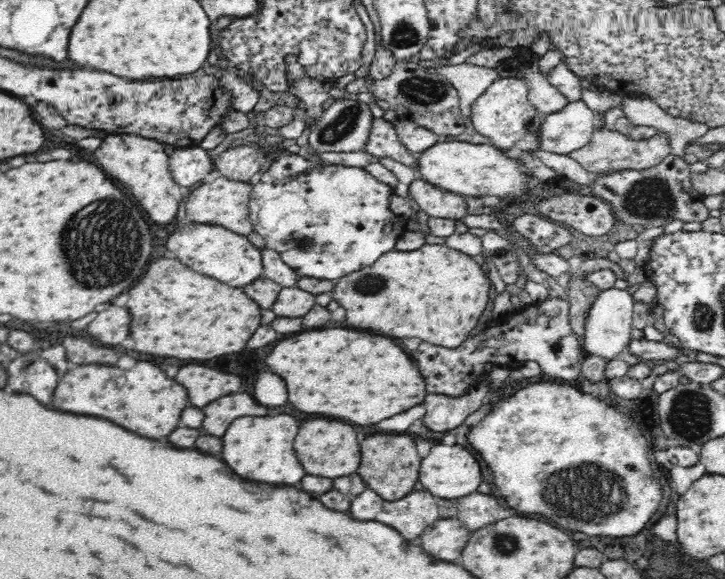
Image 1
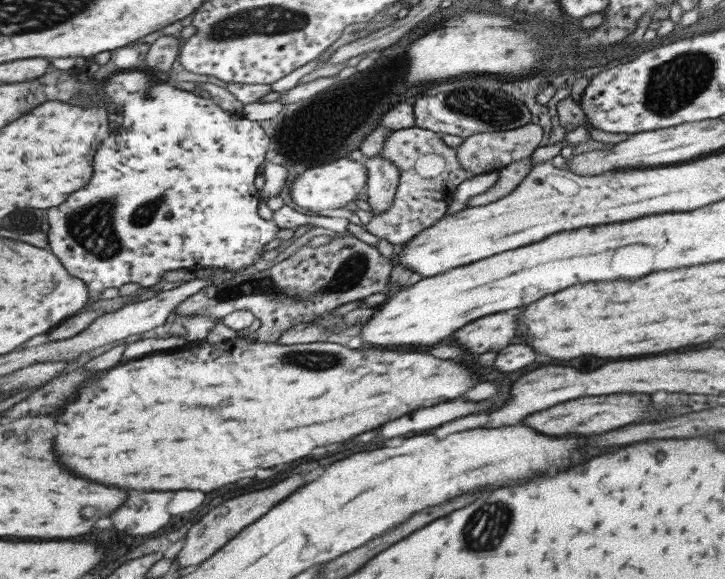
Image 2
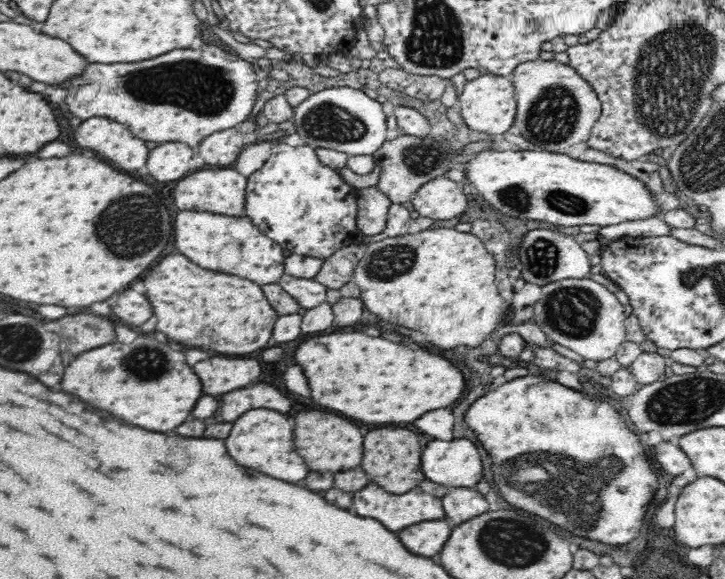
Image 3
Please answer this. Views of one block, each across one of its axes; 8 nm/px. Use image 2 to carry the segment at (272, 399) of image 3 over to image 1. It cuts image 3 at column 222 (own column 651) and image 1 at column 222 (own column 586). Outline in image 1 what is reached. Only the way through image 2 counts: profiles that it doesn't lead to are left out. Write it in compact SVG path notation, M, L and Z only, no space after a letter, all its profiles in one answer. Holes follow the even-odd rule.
M232 394L218 398L216 402L202 408L204 410L204 430L212 436L224 436L230 422L240 416L264 416L272 414L270 408L256 404L250 394Z

